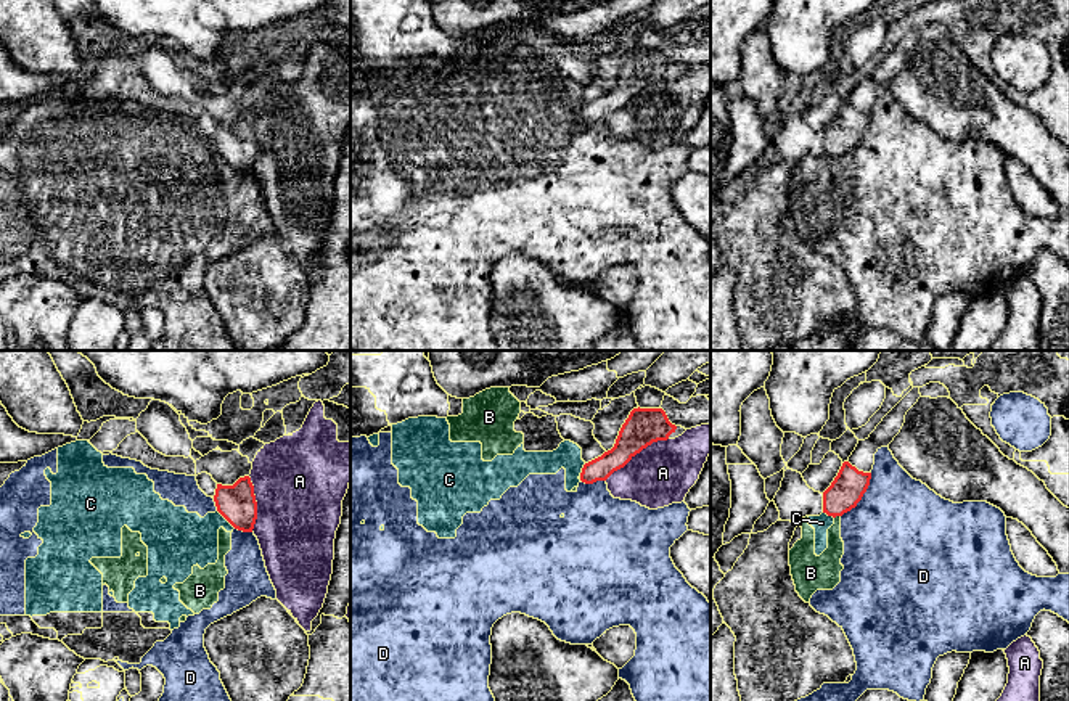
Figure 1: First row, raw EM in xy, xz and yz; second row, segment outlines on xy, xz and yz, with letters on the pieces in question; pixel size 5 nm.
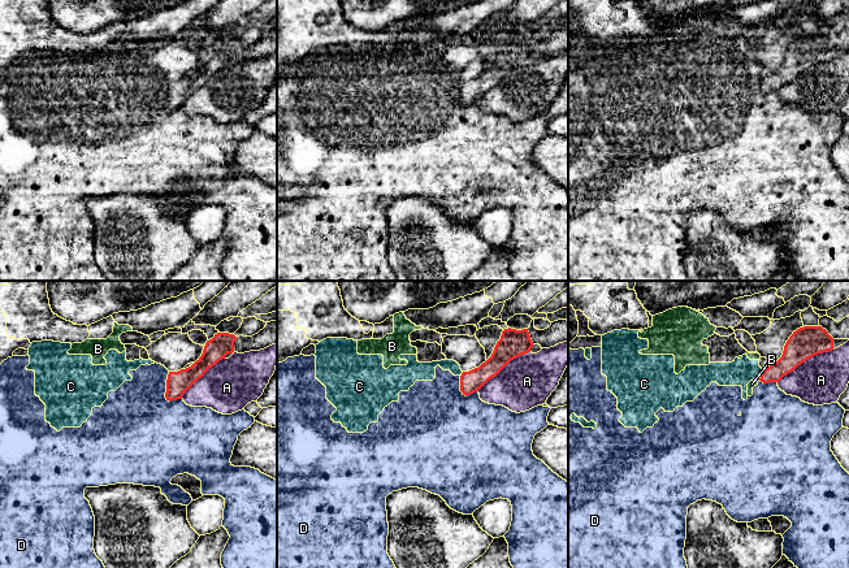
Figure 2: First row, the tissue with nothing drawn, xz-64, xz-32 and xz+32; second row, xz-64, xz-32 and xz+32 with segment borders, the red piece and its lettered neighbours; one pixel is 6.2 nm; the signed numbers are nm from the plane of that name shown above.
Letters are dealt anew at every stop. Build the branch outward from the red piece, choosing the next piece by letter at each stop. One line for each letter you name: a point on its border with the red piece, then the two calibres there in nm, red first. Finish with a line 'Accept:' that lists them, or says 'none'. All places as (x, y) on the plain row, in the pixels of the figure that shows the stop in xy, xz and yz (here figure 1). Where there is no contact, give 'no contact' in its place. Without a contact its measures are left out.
Accept: none

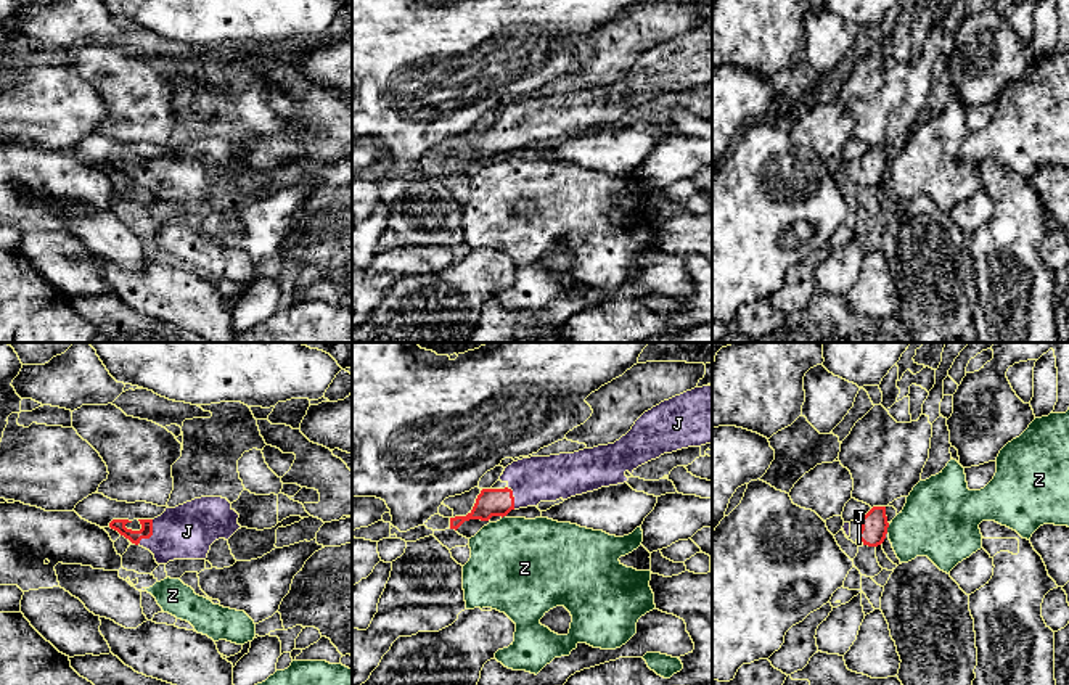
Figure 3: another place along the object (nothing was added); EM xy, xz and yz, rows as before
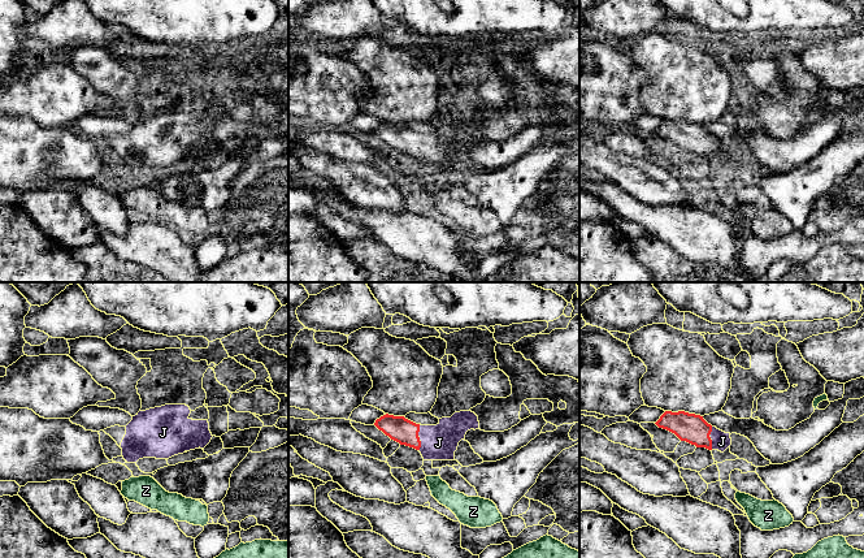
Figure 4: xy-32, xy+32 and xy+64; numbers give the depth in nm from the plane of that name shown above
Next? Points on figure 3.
J: meets red in xy at (151, 174); 60 nm thick on the red side, 280 nm on the other
Accept: J

